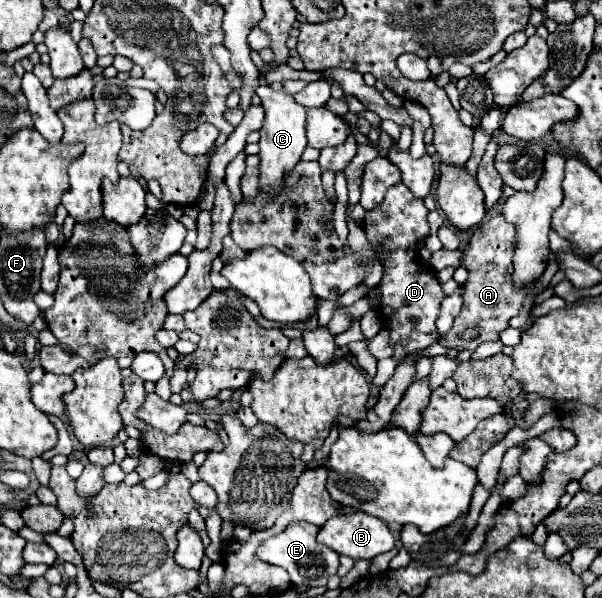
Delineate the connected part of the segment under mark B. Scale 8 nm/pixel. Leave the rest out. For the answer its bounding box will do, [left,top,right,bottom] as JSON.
[318,512,394,560]

